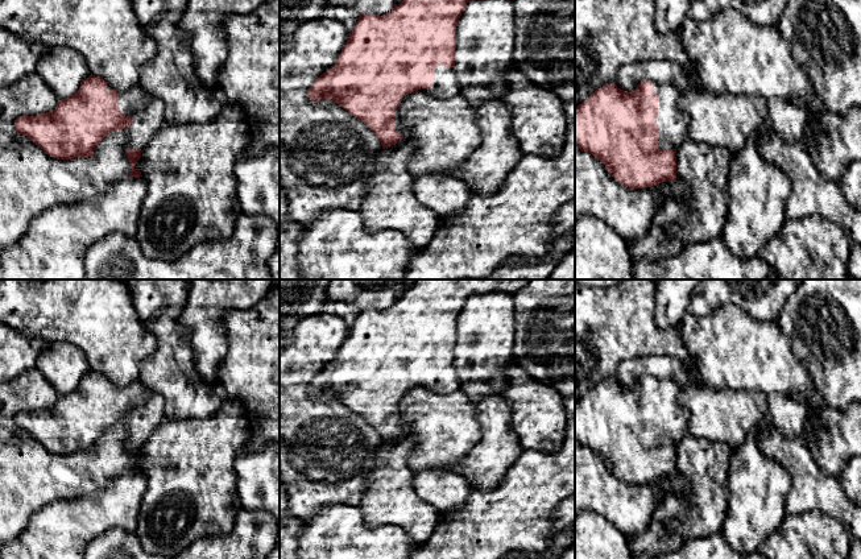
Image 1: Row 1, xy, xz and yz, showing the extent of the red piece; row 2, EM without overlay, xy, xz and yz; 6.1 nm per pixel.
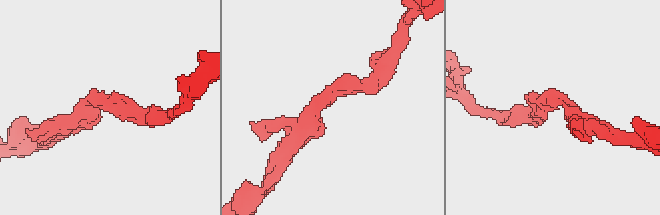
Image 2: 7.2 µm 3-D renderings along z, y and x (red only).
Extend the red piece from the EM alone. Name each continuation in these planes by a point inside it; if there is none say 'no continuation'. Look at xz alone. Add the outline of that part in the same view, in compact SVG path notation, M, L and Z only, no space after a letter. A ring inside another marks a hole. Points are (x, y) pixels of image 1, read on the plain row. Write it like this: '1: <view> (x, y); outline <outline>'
1: xz (446, 381); outline M438 361L434 364L434 368L434 381L430 384L421 384L419 386L430 388L431 390L442 394L460 390L461 381L459 380L454 363Z

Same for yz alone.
1: yz (673, 417); outline M649 376L658 390L658 443L678 444L686 435L688 409L680 403L682 388L672 380Z

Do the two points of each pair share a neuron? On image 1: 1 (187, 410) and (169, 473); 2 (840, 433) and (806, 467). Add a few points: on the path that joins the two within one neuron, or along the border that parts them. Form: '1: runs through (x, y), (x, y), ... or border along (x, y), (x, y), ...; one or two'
1: border along (215, 411), (203, 418), (166, 419); two
2: border along (801, 438), (816, 464), (826, 473), (837, 476); two

